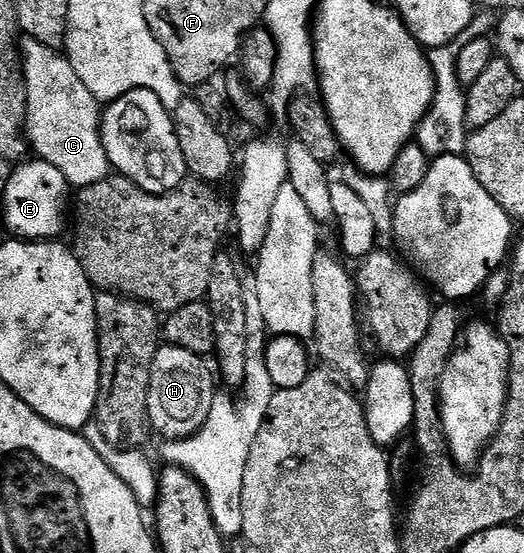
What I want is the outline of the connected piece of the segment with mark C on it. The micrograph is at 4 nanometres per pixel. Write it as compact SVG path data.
M28 38L24 43L23 95L27 98L25 139L30 150L32 147L39 154L36 156L59 172L60 178L68 186L73 185L72 188L88 187L108 178L109 162L97 128L97 115L95 117L91 112L89 104L83 103L84 96L77 90L78 79L66 58L46 42Z

